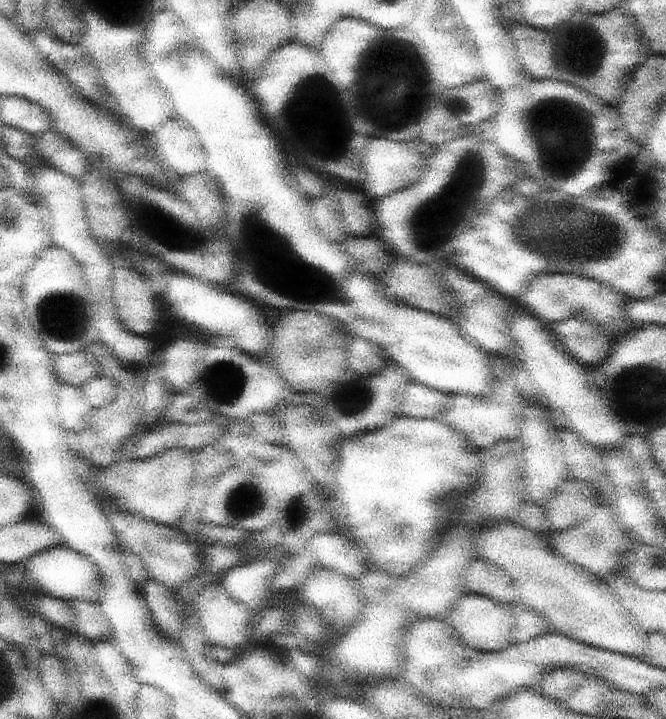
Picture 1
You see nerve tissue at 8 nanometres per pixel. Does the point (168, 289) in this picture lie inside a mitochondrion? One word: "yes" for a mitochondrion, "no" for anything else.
no

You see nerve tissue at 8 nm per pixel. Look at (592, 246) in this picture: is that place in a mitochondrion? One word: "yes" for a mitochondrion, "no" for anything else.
yes

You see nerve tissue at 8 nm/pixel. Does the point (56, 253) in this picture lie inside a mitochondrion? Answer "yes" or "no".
no

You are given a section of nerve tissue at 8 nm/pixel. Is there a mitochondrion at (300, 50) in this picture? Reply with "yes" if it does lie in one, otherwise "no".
no

